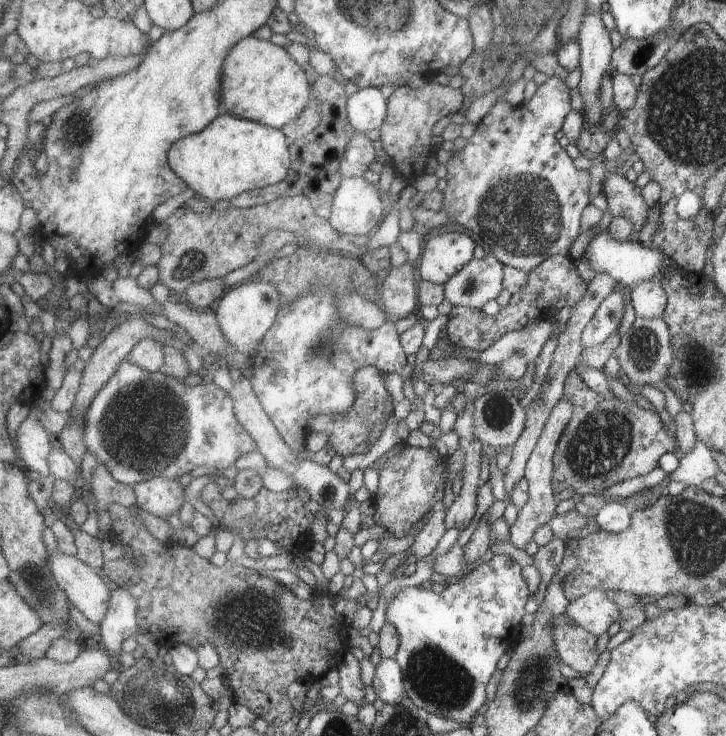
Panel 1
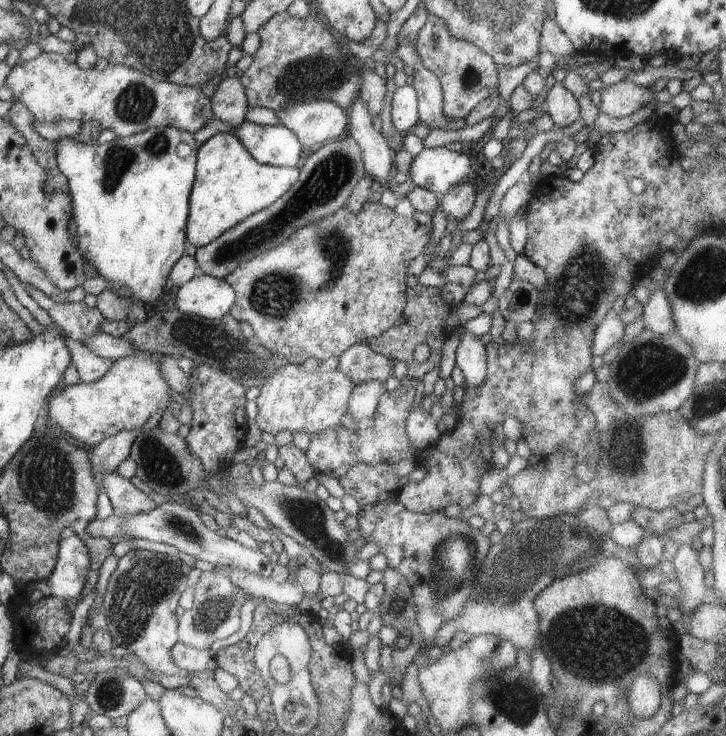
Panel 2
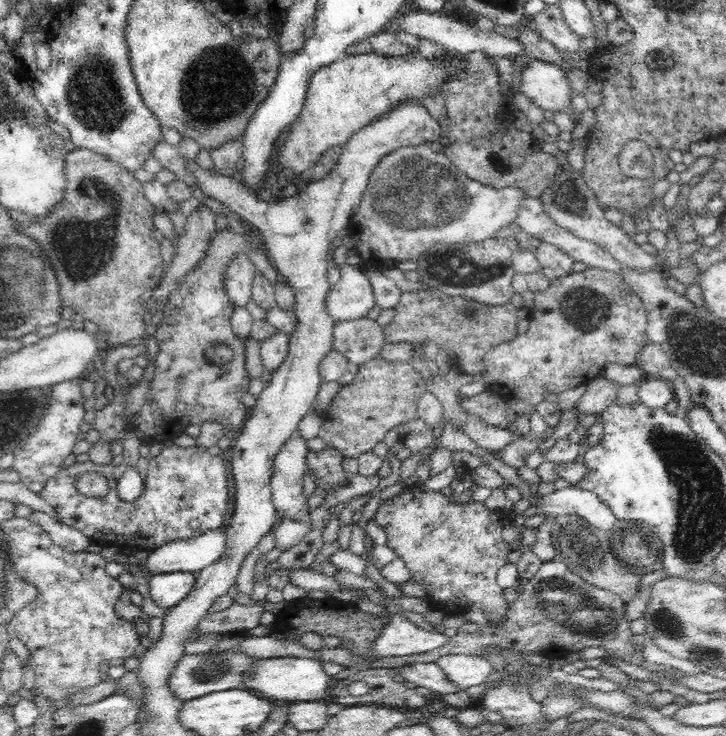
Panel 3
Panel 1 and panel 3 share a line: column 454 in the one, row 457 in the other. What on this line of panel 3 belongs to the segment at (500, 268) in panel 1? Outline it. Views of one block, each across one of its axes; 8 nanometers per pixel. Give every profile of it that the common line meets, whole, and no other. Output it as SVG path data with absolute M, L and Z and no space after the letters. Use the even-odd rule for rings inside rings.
M296 430L284 444L274 462L271 478L272 502L276 512L294 522L310 522L306 512L307 499L302 493L304 475L307 473L308 445Z

